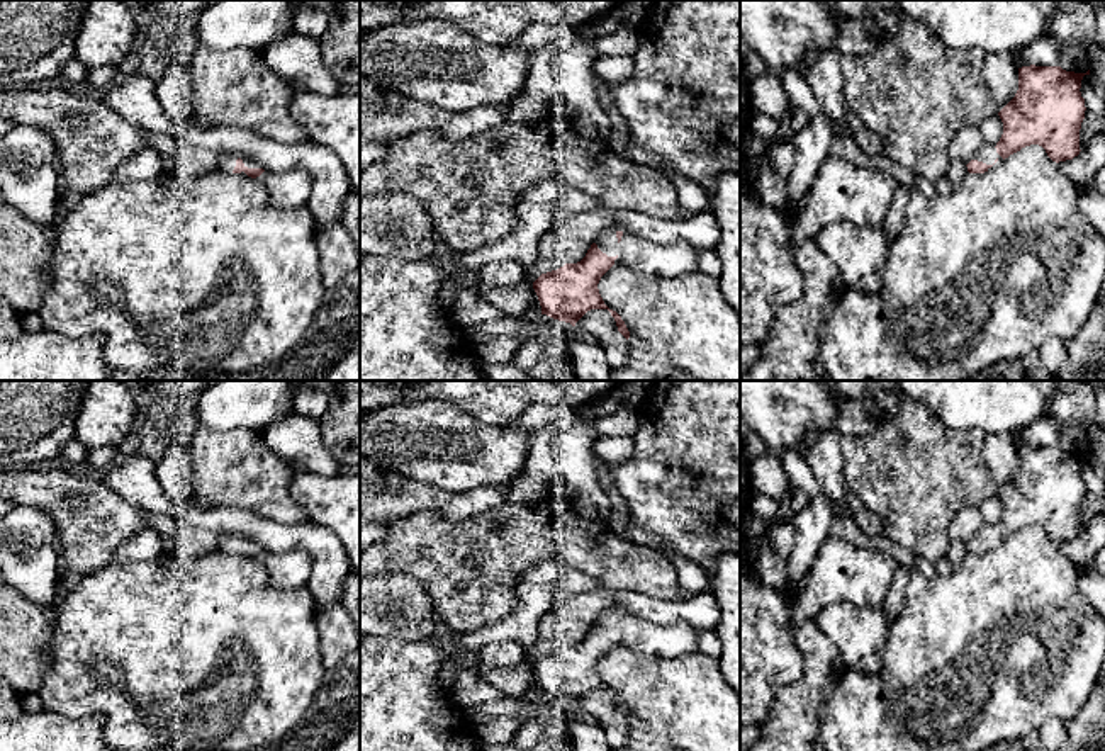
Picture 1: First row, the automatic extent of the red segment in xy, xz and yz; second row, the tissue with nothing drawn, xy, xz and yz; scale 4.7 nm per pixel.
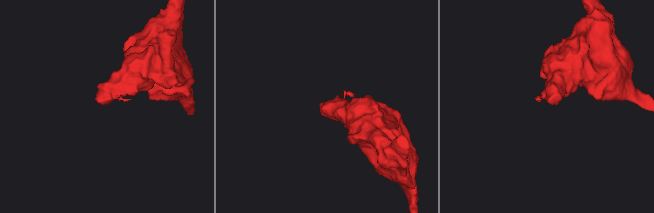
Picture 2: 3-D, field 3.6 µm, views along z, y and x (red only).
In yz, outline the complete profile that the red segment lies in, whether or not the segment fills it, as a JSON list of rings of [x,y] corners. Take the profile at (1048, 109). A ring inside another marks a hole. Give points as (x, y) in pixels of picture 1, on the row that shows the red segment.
[[[1061,66],[1018,68],[1018,90],[998,112],[1003,134],[996,153],[1005,160],[1025,146],[1039,144],[1059,163],[1080,155],[1080,129],[1085,119],[1081,80],[1086,73]]]

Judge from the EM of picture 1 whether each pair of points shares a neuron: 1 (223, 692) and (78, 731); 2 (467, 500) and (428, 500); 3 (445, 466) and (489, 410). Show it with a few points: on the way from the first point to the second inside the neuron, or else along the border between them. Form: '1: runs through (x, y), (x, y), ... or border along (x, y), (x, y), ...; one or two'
1: border along (63, 714), (100, 714), (104, 733); two
2: runs through (457, 500), (438, 500); one
3: border along (445, 401), (486, 423), (504, 425); two

